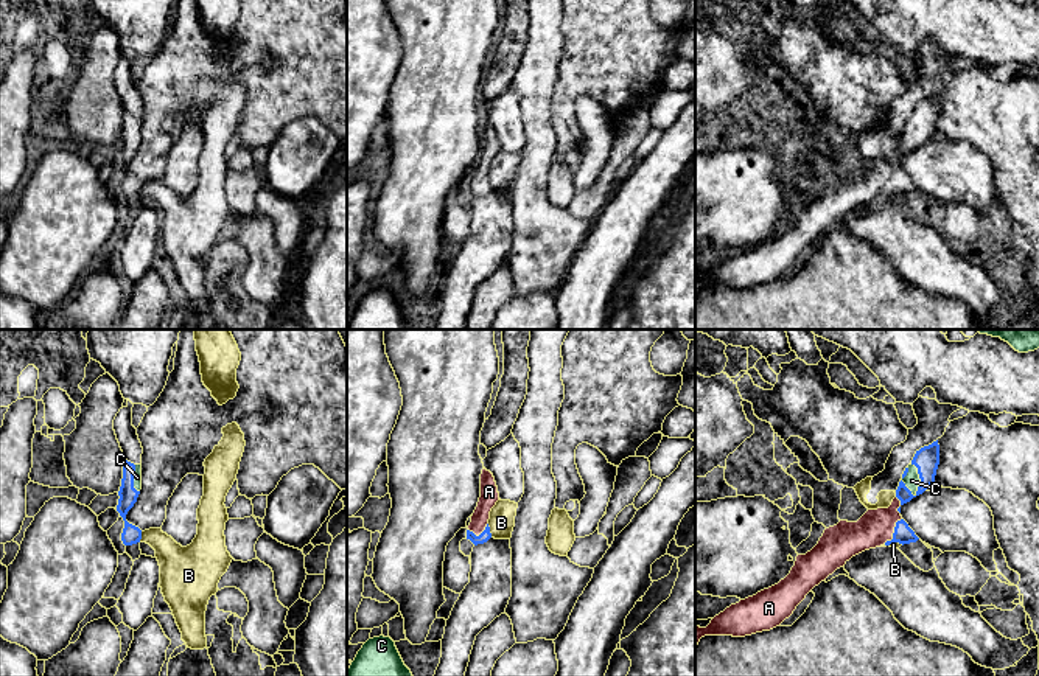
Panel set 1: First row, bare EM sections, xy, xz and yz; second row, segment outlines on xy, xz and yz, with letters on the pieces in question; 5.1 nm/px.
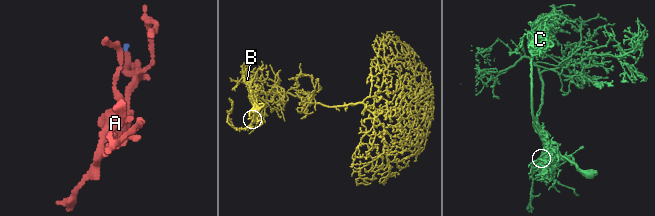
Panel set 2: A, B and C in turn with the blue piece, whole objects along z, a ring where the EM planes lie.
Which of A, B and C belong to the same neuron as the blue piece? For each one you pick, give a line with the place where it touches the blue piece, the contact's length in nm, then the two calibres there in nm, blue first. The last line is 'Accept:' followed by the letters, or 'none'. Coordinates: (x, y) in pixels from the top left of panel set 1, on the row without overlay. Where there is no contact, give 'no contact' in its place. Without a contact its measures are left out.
A: meets blue in yz at (895, 184); contact 160 nm long; 100 nm thick on the blue side, 180 nm on the other
C: meets blue in yz at (920, 129); contact 180 nm long; 130 nm thick on the blue side, 90 nm on the other
Accept: A, C

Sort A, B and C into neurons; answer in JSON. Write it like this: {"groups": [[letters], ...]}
{"groups": [["A", "C"], ["B"]]}

